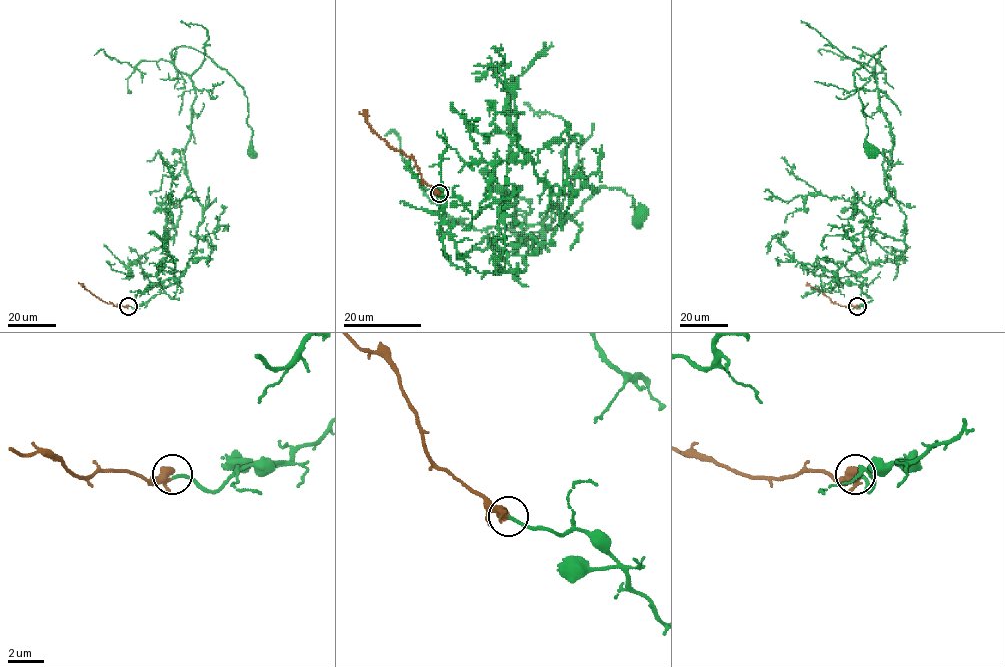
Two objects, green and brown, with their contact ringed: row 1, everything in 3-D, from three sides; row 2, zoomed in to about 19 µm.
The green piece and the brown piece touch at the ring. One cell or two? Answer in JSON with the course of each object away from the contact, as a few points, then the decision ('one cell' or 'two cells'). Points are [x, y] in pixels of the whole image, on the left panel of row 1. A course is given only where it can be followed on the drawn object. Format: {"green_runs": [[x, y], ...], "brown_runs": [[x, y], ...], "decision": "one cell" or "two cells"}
{"green_runs": [[128, 306], [185, 272], [202, 221], [183, 150], [195, 90], [174, 49], [204, 53], [243, 89], [252, 151]], "brown_runs": [[128, 306], [107, 303], [79, 282]], "decision": "one cell"}

